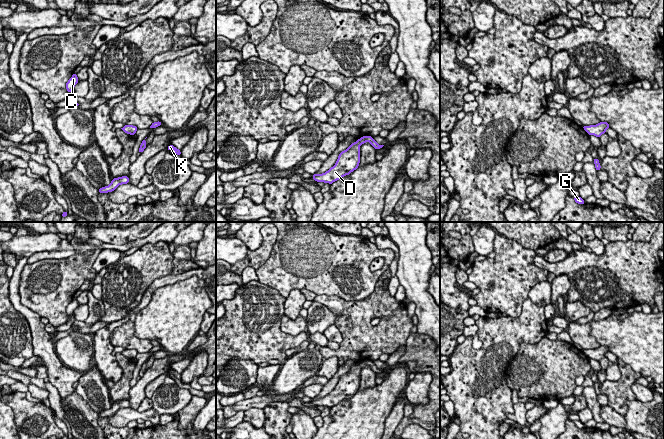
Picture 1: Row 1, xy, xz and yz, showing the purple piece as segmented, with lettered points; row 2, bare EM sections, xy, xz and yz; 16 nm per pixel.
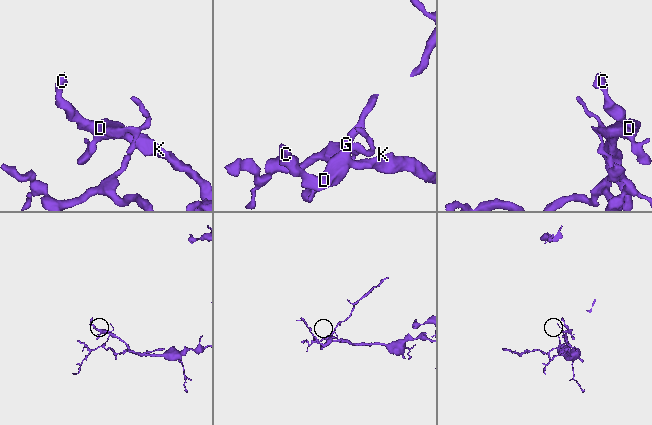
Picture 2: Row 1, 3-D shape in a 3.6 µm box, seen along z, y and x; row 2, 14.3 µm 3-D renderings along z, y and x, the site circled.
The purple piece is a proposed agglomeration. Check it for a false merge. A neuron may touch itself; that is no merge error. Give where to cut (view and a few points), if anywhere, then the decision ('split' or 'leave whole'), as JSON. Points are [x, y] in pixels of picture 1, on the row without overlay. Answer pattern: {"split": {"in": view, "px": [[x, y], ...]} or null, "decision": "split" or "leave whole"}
{"split": {"in": "xz", "px": [[357, 364], [361, 367]]}, "decision": "split"}

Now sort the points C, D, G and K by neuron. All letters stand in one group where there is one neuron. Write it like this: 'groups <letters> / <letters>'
groups C D K / G

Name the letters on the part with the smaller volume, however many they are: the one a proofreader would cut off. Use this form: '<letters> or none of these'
G

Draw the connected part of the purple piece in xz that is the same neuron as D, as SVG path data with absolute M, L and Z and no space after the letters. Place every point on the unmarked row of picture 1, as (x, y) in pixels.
M360 365L352 367L346 374L340 376L333 391L323 398L314 398L312 402L317 406L332 408L356 394L360 387Z

